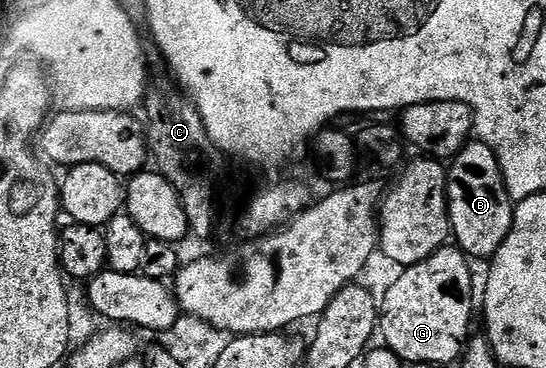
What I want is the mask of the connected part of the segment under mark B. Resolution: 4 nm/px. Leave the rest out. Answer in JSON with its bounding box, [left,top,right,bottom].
[446,140,515,259]

